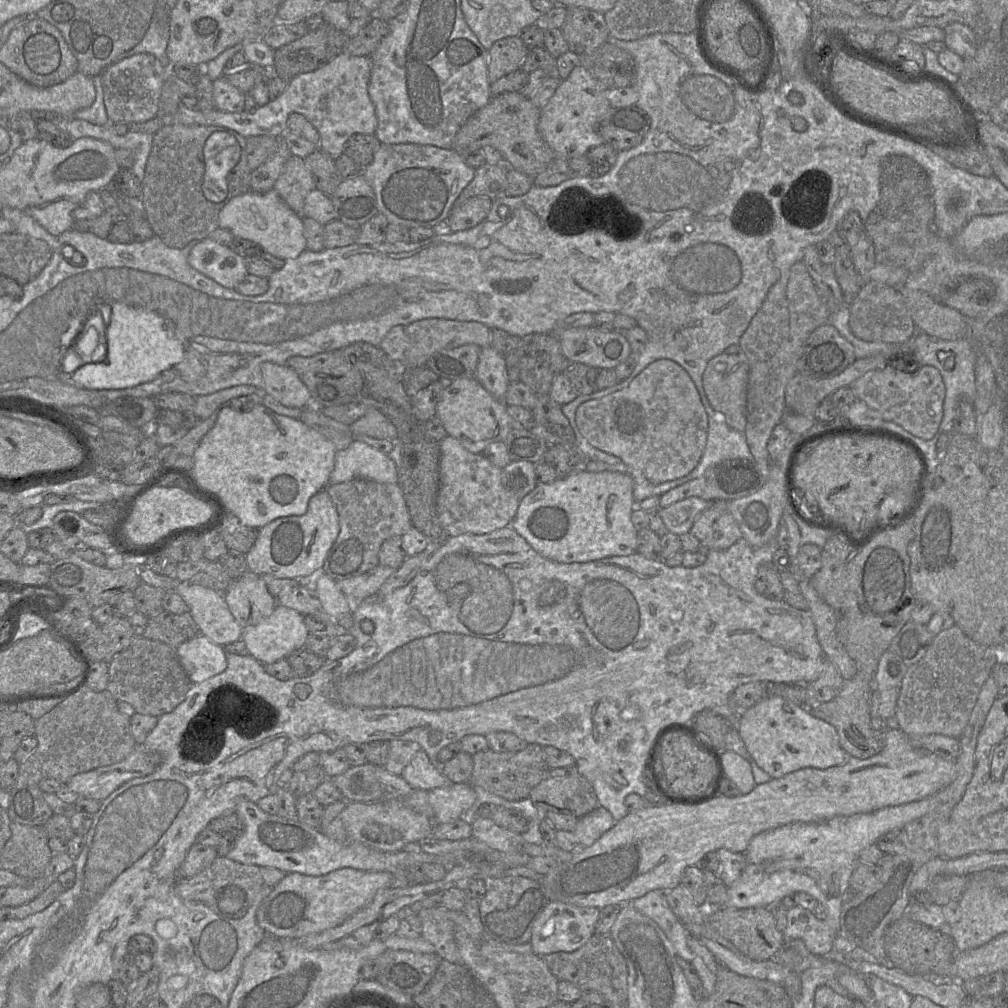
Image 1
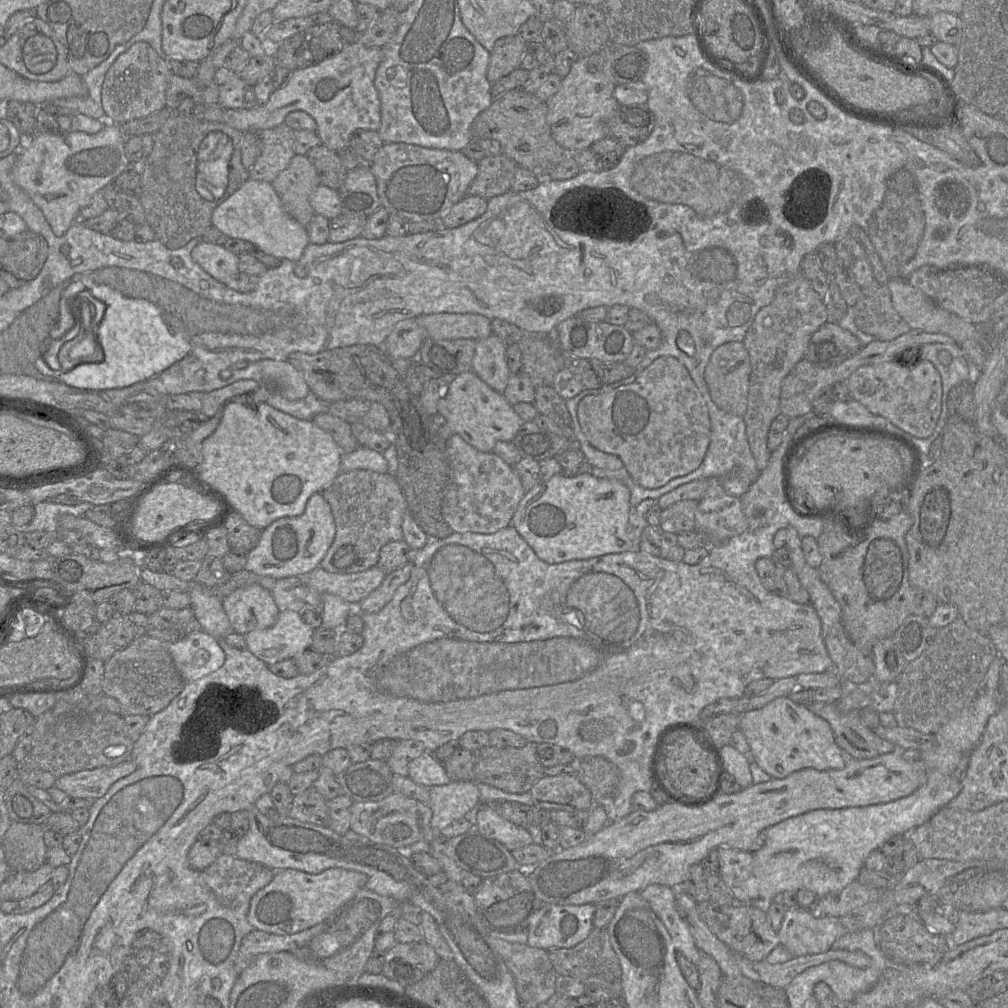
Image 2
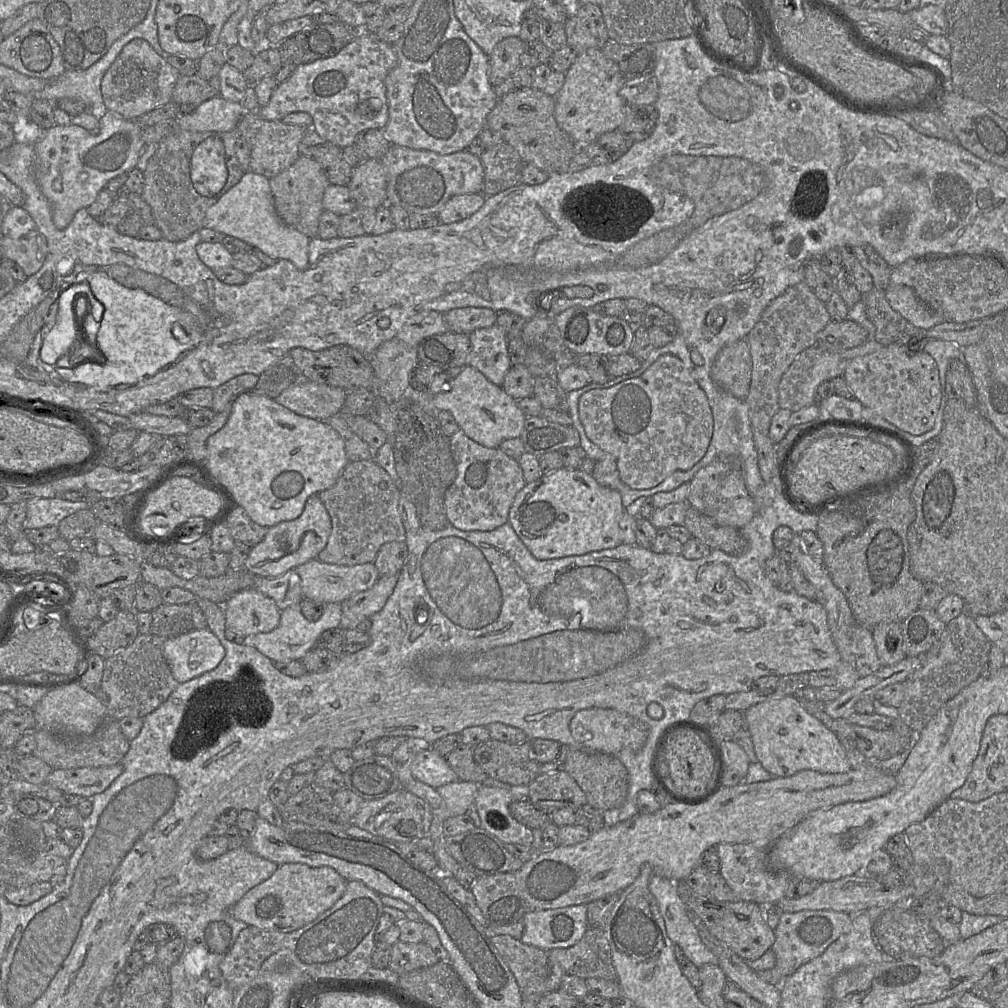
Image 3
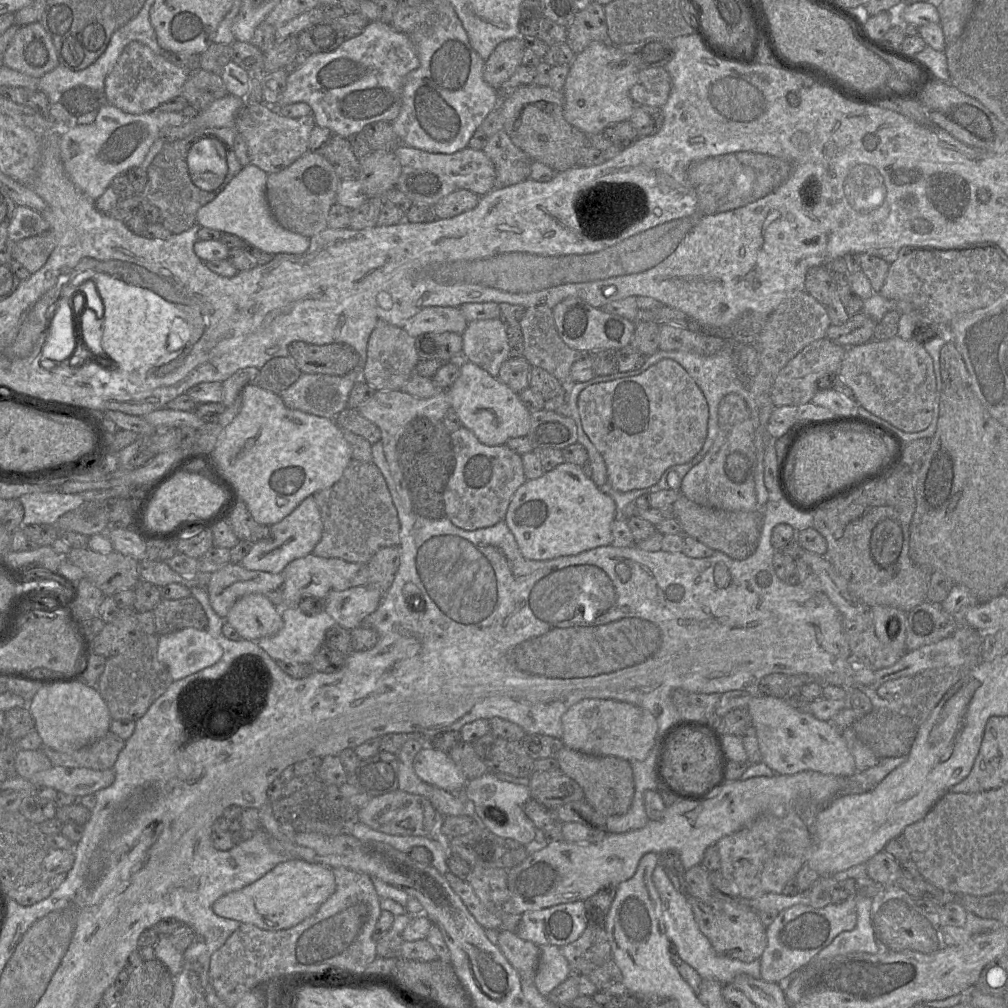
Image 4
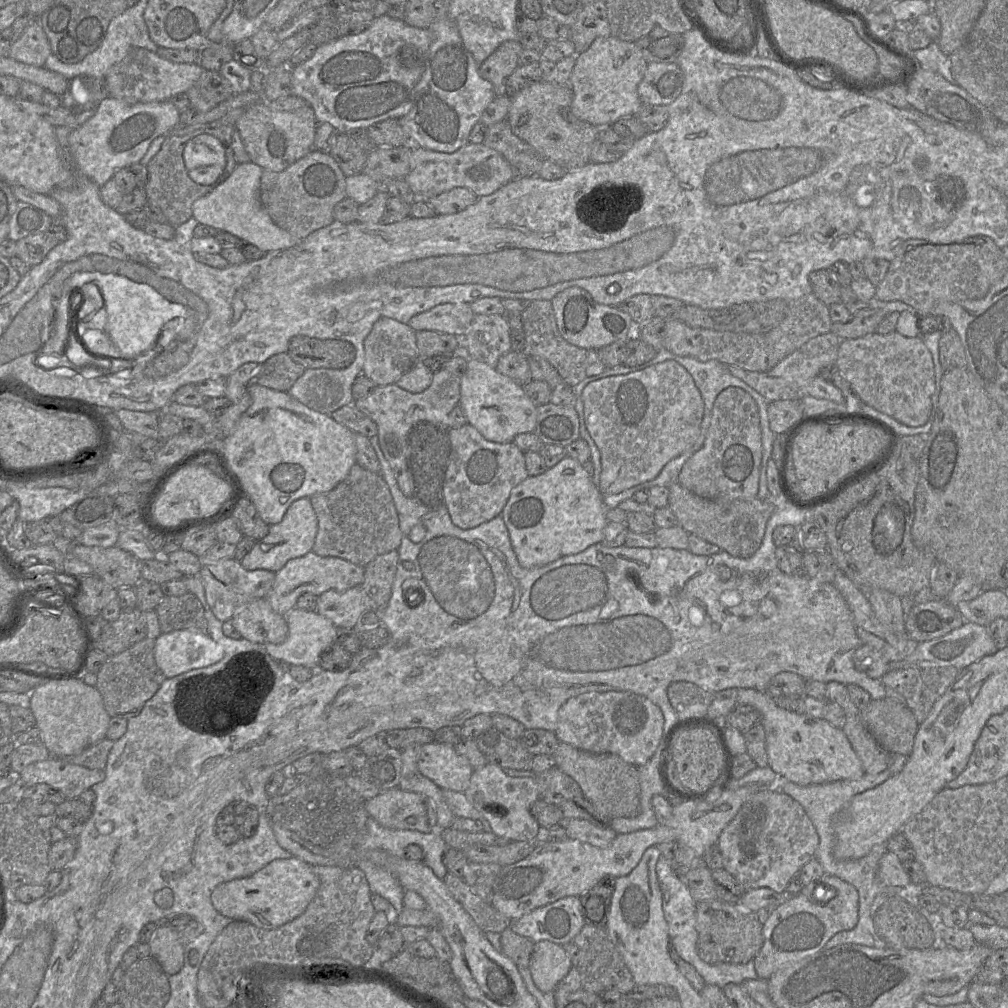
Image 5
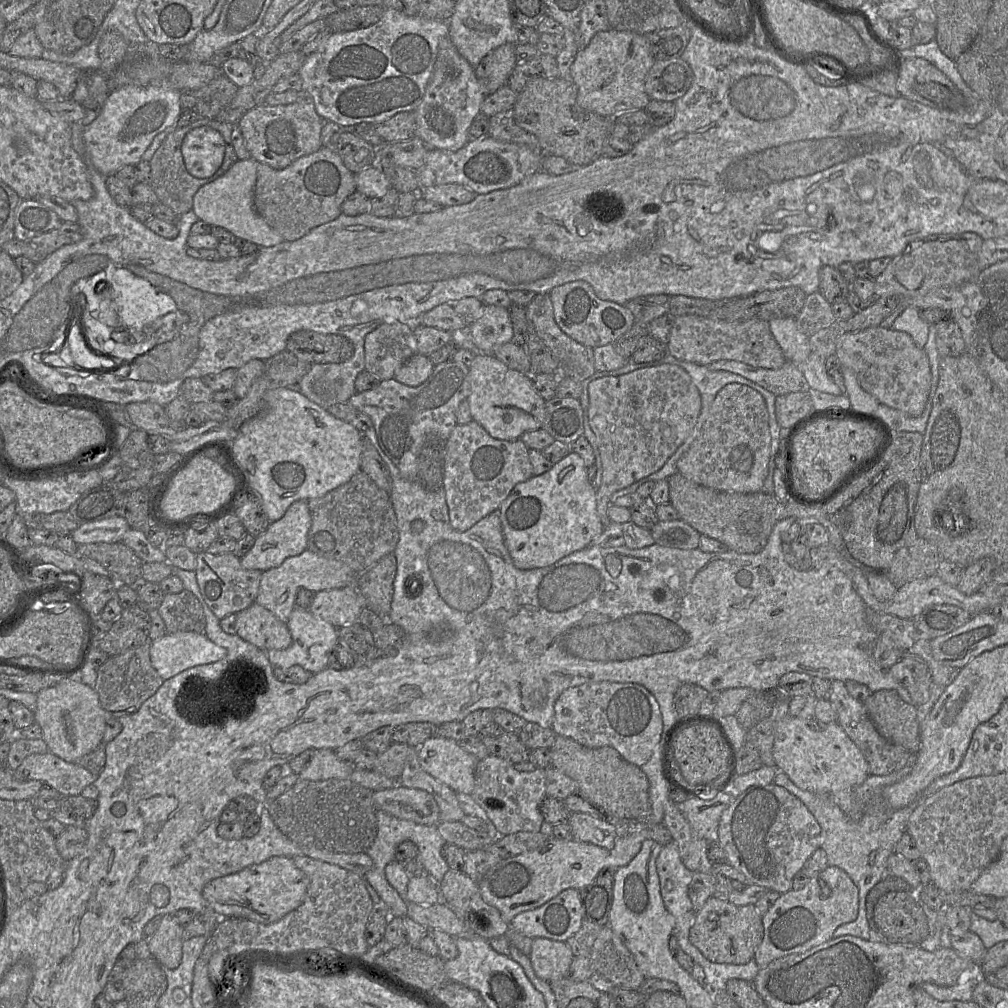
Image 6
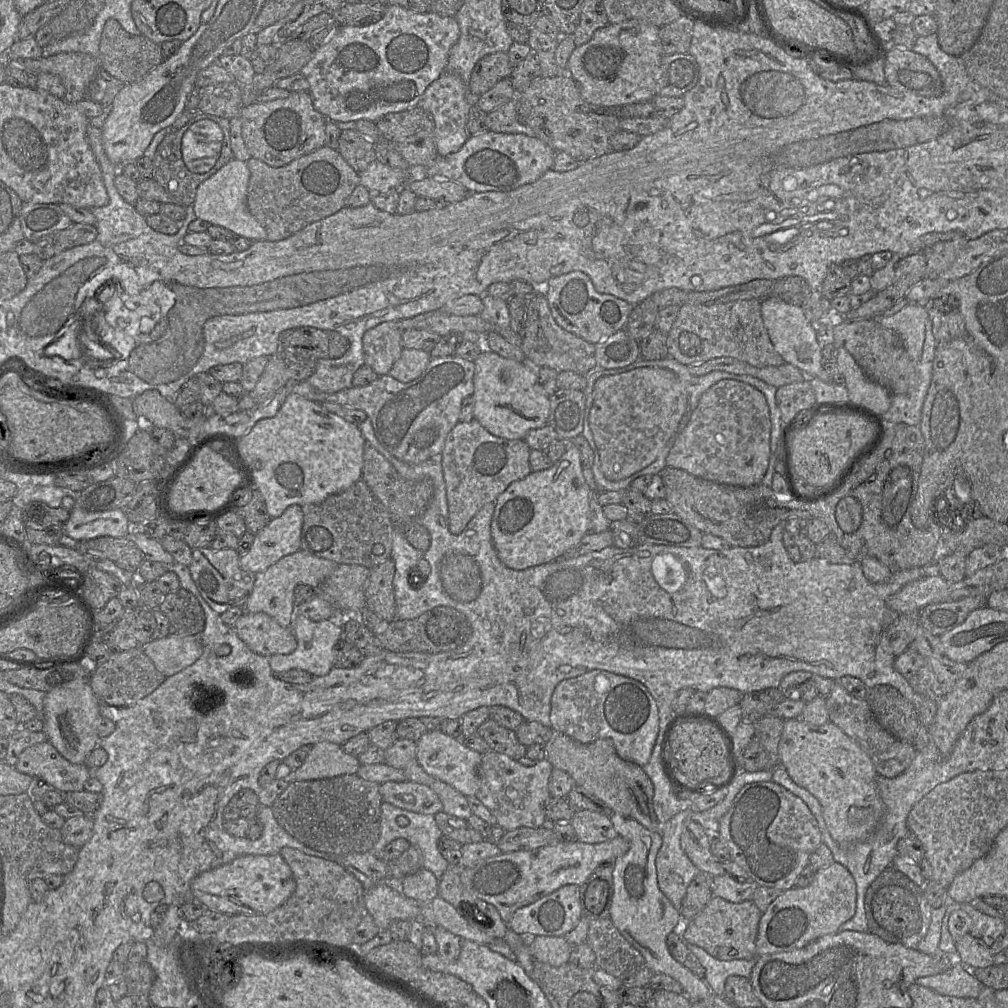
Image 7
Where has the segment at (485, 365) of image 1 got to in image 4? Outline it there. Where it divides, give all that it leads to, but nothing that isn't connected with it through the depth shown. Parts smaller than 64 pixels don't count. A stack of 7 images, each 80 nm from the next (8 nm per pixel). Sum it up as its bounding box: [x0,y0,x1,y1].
[462,318,510,377]

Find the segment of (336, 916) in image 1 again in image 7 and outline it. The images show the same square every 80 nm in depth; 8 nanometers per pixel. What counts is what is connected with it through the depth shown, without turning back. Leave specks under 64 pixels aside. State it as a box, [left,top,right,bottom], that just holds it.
[190,854,296,916]

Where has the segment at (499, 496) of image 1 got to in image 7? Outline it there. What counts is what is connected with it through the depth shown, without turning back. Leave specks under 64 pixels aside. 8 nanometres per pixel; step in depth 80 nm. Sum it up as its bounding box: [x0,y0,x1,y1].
[441,418,531,534]

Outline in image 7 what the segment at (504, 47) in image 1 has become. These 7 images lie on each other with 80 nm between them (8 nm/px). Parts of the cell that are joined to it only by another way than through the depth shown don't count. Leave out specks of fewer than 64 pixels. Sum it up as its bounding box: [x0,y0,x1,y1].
[469,52,512,98]

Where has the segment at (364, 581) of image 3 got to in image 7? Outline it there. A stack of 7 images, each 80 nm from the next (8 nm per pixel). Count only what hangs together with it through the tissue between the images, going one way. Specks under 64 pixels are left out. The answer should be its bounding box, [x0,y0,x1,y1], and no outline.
[243,550,336,627]

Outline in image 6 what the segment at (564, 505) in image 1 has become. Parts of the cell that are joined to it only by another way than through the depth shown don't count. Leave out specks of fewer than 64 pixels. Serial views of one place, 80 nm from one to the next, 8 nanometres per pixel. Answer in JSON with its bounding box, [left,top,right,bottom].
[499,451,605,570]

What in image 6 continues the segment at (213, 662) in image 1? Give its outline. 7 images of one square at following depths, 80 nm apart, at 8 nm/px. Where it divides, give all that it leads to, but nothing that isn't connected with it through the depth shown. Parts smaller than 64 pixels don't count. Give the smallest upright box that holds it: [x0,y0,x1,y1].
[149,632,226,680]

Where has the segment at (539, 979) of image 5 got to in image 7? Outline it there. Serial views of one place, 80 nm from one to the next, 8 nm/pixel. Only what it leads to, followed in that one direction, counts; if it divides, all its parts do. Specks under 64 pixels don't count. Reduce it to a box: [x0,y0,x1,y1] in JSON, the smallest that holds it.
[530,936,571,967]

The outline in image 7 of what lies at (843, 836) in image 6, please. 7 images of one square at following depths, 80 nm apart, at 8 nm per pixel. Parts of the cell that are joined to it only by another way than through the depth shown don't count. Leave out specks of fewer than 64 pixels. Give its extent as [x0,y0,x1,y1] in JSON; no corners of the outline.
[771,762,923,932]

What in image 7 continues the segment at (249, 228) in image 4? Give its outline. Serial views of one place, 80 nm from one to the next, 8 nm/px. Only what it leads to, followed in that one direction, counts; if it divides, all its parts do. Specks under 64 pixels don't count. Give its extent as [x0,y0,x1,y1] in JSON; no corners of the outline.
[192,158,267,241]

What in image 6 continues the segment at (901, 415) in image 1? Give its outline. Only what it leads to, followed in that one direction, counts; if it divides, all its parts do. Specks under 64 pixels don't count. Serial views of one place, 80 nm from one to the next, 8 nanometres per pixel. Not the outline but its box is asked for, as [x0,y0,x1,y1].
[835,326,931,417]

